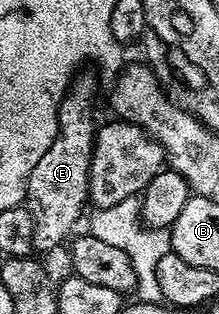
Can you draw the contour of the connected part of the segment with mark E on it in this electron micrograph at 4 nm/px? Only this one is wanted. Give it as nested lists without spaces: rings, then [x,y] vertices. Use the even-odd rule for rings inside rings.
[[[77,73],[72,83],[68,85],[67,92],[62,96],[58,108],[60,127],[54,144],[50,144],[50,148],[46,148],[46,153],[42,155],[42,160],[34,164],[28,177],[28,186],[24,189],[26,205],[34,220],[34,251],[36,252],[52,250],[55,246],[62,245],[64,241],[67,243],[68,233],[75,228],[76,221],[79,220],[80,213],[88,202],[88,168],[92,159],[92,144],[96,141],[98,121],[96,122],[96,114],[92,111],[92,105],[96,102],[96,78],[92,74],[84,73]]]

